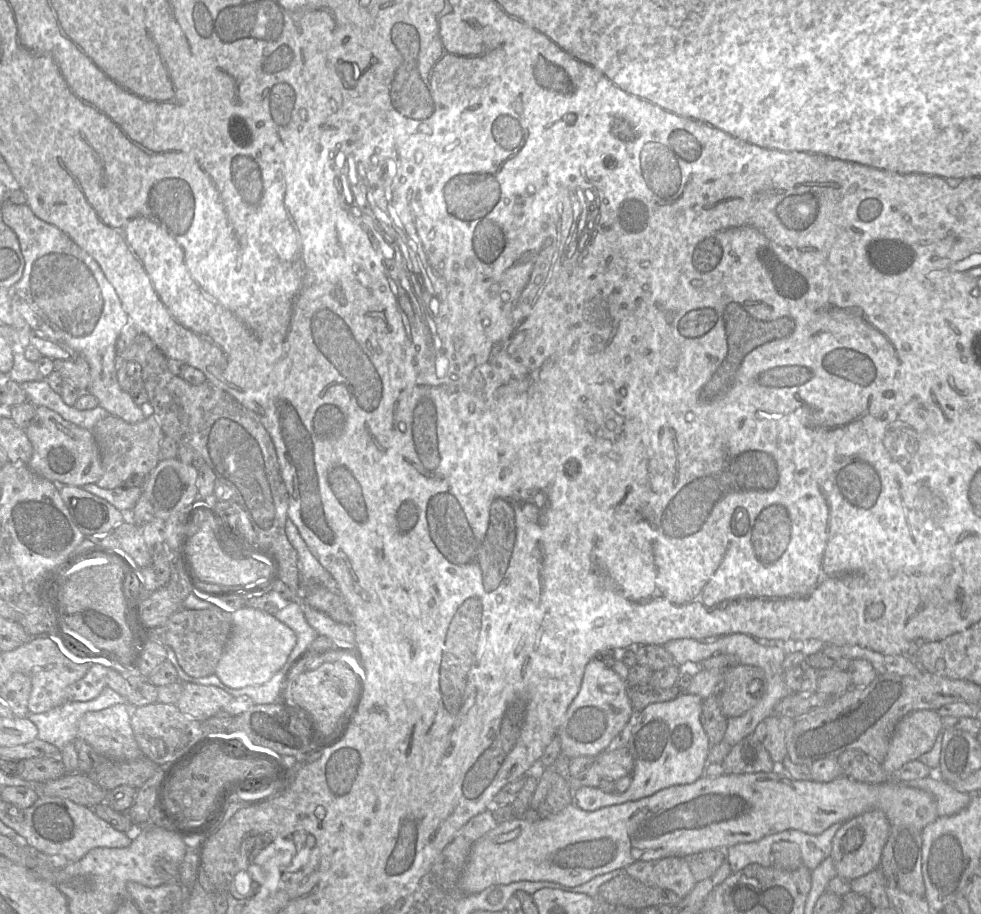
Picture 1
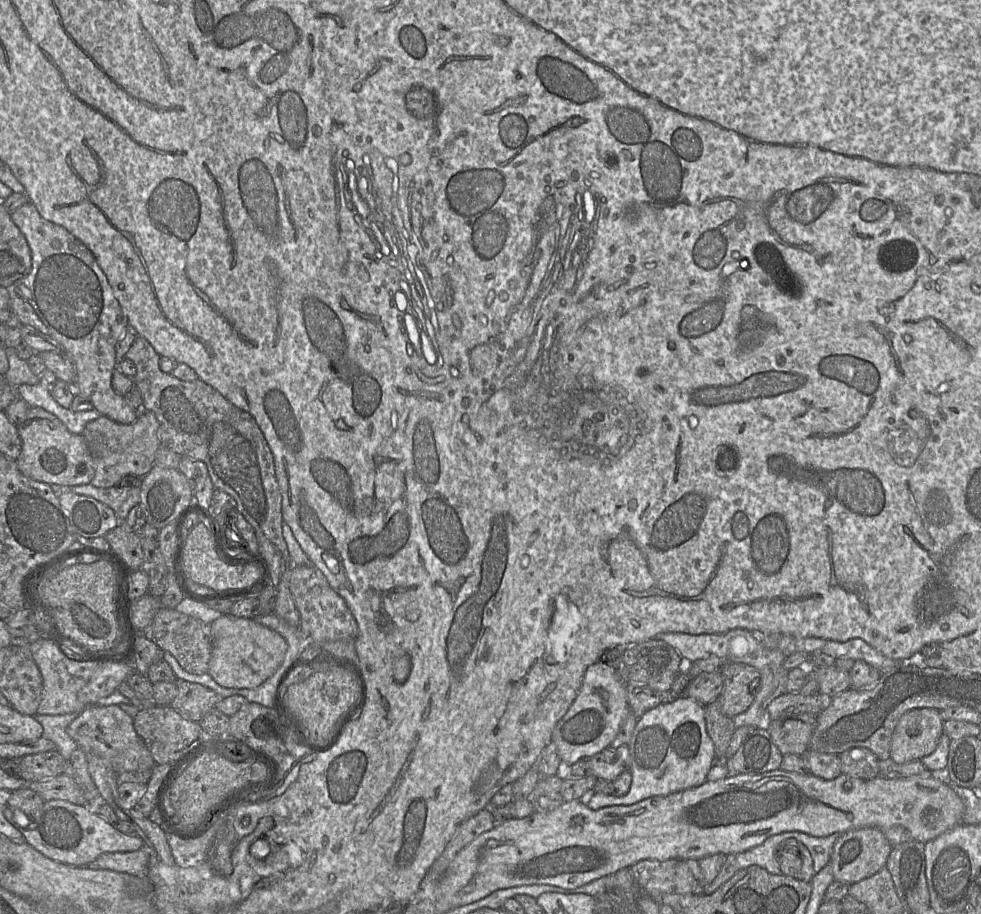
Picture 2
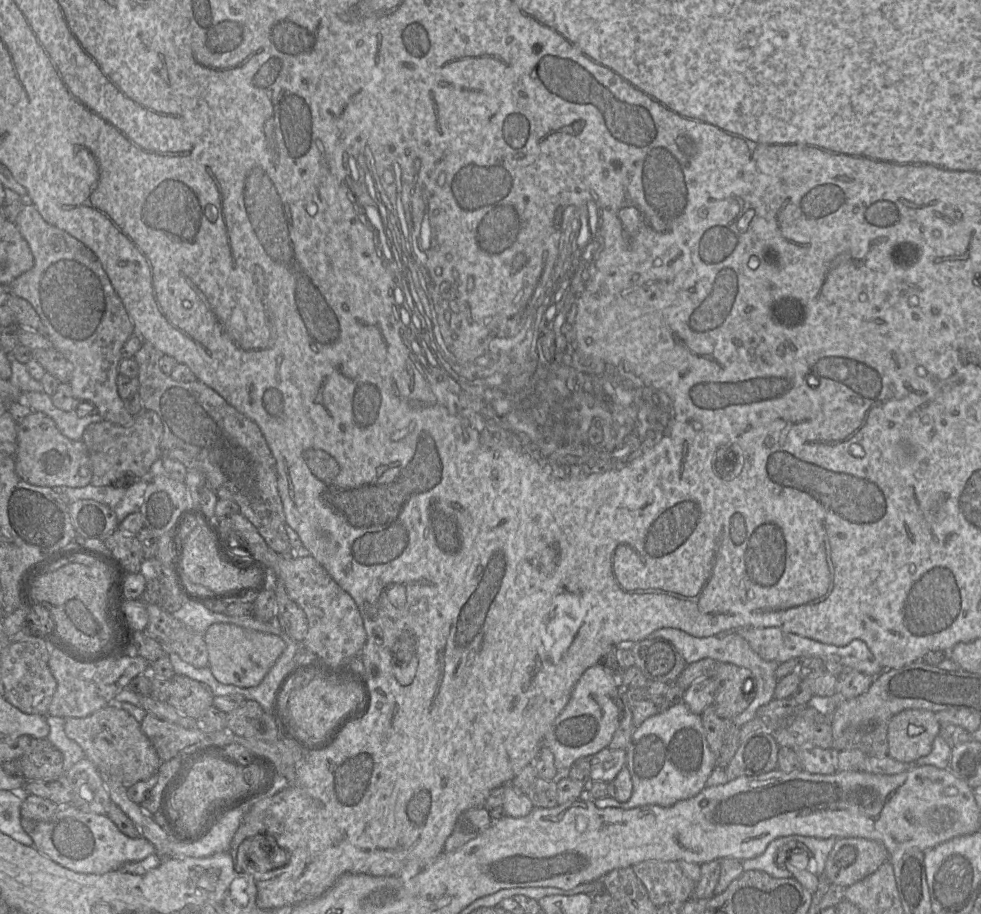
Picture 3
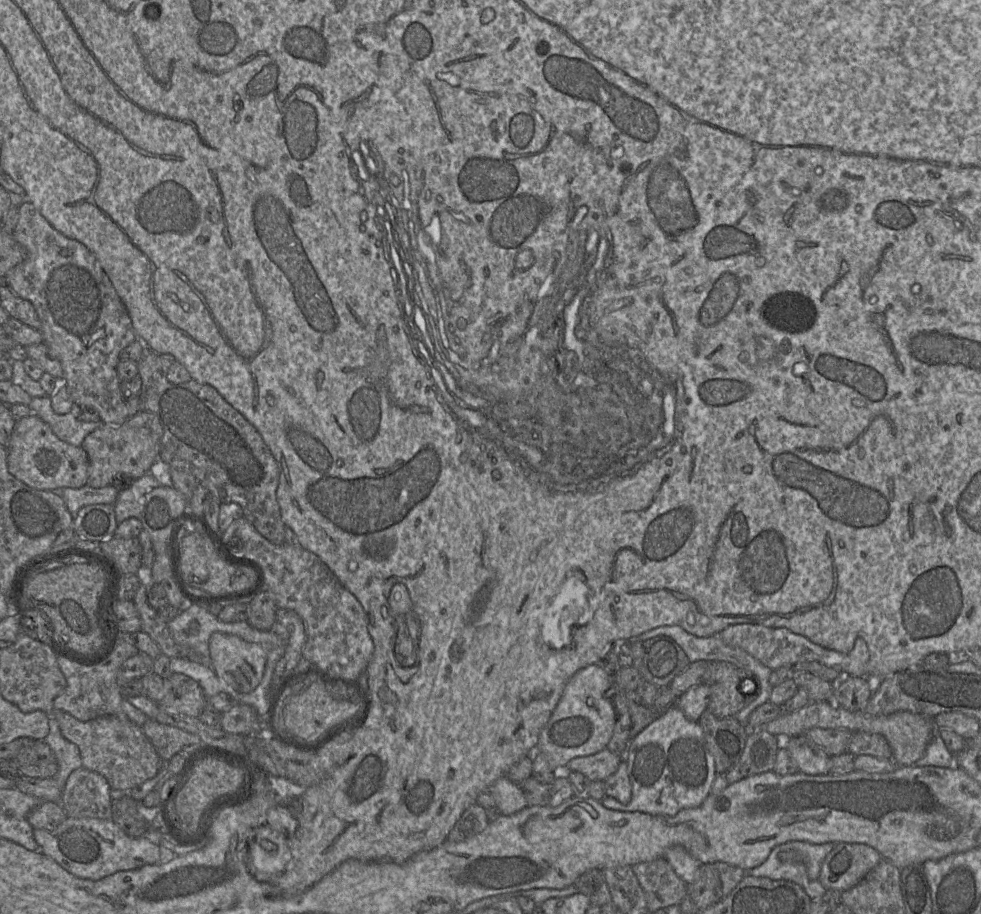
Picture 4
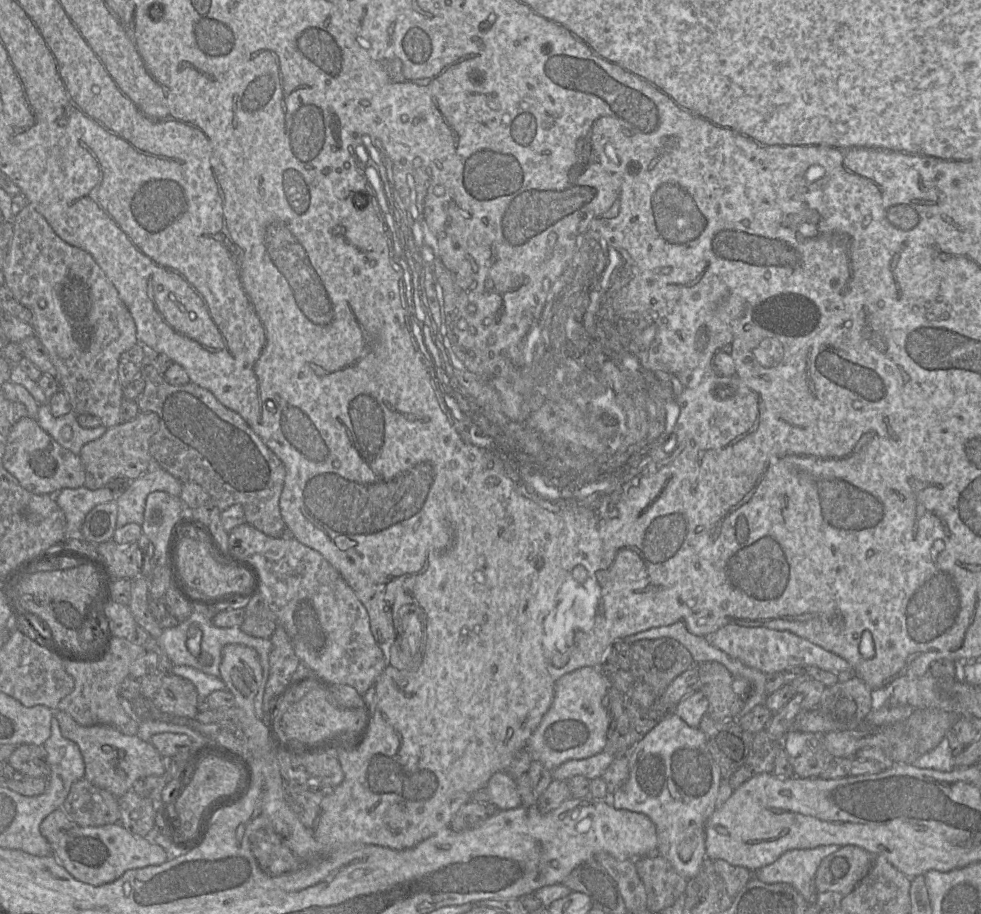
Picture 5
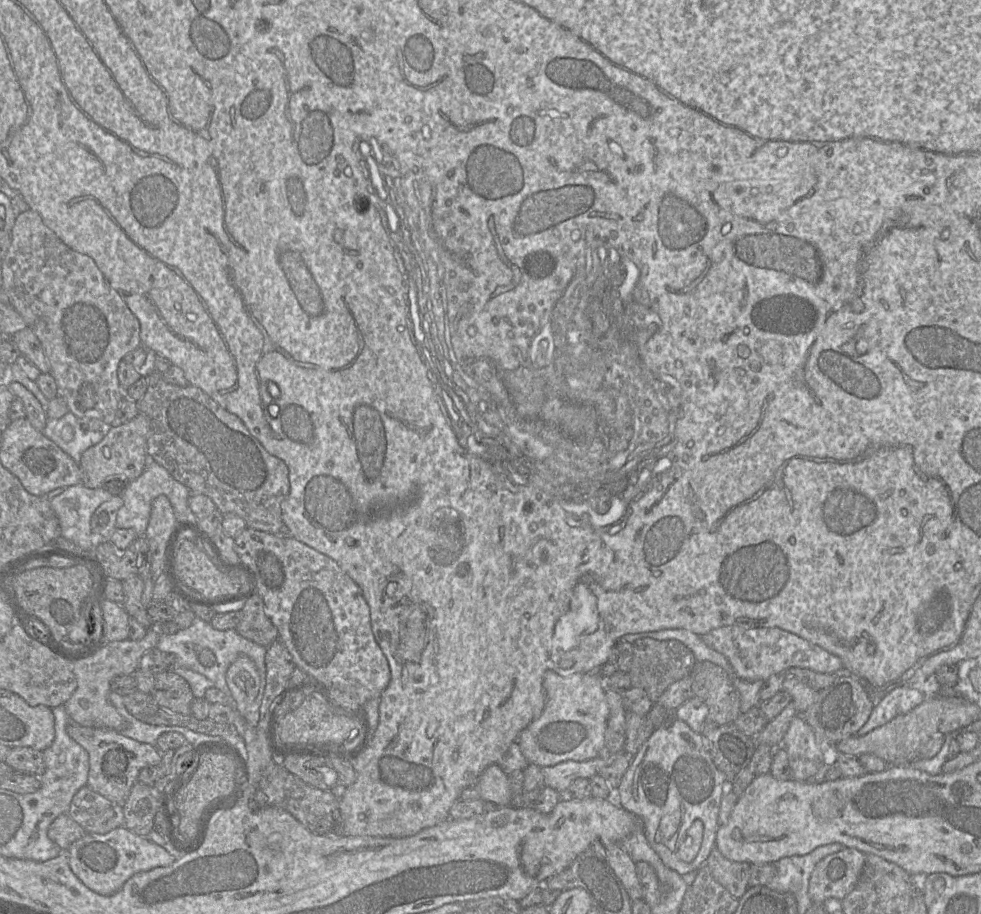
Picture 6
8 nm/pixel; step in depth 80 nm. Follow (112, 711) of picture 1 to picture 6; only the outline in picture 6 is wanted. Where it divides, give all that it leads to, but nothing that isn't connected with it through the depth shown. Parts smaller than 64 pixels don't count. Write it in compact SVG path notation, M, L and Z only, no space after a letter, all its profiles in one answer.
M71 720L67 733L89 754L88 787L120 806L124 805L138 781L140 771L156 766L162 760L162 752L155 746L126 737L113 729L84 727Z

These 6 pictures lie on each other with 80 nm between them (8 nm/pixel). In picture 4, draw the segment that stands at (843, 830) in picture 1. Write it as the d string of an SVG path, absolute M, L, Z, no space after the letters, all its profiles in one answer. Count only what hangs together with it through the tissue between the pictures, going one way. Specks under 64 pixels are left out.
M837 843L824 858L818 880L826 890L843 892L857 885L881 859L881 854L866 844Z

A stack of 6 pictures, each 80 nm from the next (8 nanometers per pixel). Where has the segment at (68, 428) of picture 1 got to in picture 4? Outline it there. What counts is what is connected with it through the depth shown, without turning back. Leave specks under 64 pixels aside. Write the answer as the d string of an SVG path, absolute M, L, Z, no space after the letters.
M34 413L16 421L6 448L8 471L33 489L51 491L87 485L89 458L86 451L82 446L59 439L50 426Z

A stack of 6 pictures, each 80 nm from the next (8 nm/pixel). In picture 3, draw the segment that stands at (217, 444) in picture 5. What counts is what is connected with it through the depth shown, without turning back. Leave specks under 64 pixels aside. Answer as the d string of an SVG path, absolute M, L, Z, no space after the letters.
M143 342L133 357L138 365L138 394L144 410L157 413L163 424L160 458L177 460L187 469L201 471L208 481L208 487L219 499L237 503L240 513L257 528L273 551L290 554L289 539L285 531L286 520L277 486L276 461L260 428L198 379L192 382L179 382L165 374L160 368L160 358L163 355L151 343Z

